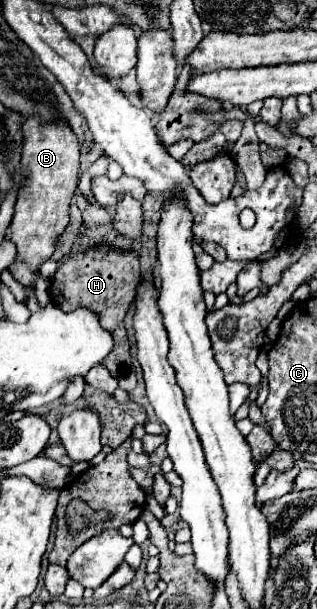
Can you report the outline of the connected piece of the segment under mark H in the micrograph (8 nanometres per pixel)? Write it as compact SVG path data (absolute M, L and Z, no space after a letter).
M101 245L101 247L89 249L87 253L77 253L69 259L63 259L59 263L59 269L51 285L51 297L55 305L59 305L63 311L73 311L79 305L91 307L93 311L99 313L101 325L115 335L115 347L109 353L109 359L103 361L103 365L117 379L119 387L125 391L133 391L137 385L135 365L131 357L131 343L129 343L123 319L127 315L129 305L135 299L139 281L141 281L141 269L139 269L137 253L125 253L107 245Z

